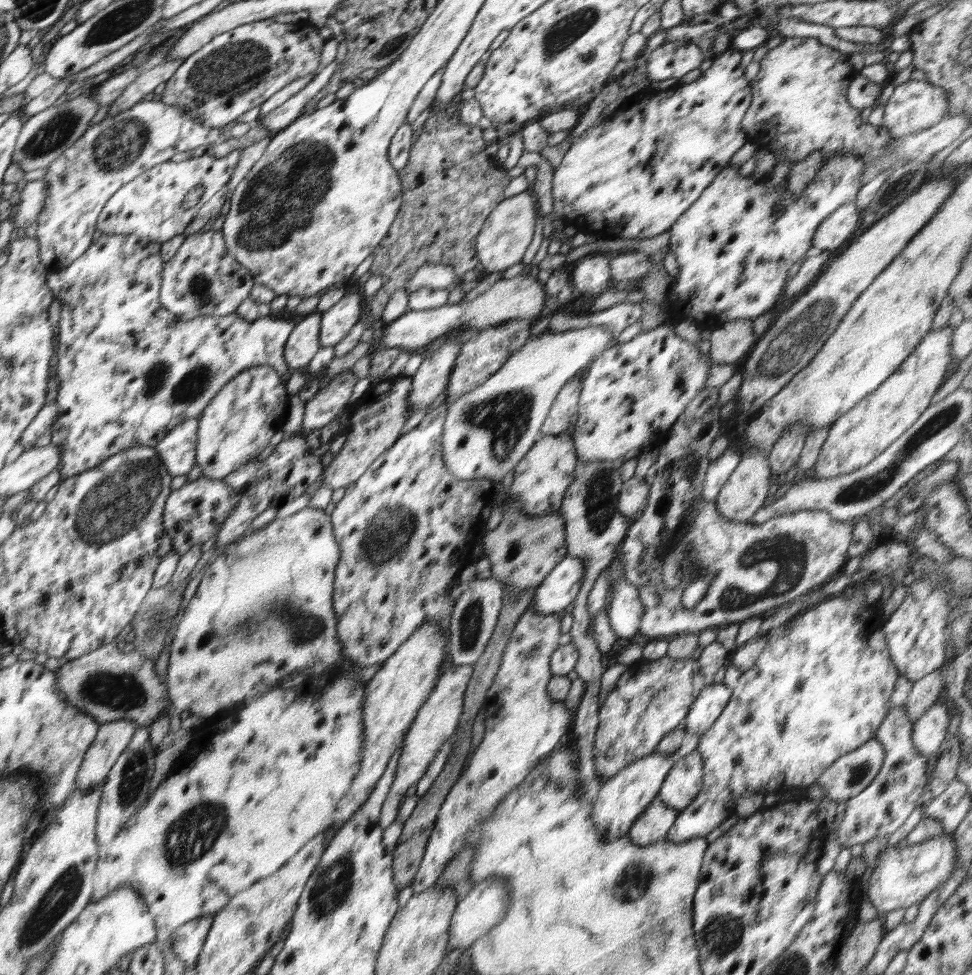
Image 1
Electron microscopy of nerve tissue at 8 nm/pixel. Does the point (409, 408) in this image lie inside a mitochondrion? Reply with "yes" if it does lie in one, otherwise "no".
no

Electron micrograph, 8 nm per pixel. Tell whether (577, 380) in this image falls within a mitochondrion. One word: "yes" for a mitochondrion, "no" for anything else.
no

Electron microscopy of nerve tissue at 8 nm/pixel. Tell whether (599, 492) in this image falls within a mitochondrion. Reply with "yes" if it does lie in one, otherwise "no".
yes

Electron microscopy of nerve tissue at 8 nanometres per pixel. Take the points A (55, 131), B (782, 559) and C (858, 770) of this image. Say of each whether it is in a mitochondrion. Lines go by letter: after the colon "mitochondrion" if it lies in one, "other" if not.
A: mitochondrion
B: mitochondrion
C: mitochondrion

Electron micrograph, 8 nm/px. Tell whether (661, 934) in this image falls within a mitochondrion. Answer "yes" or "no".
yes

